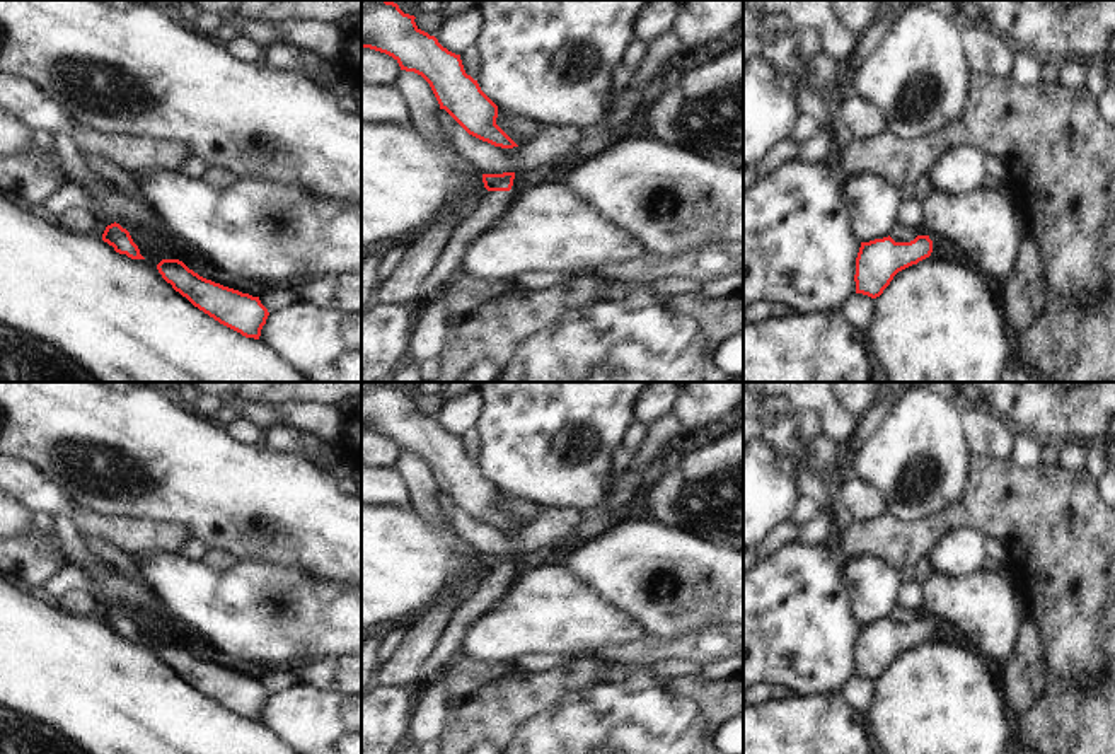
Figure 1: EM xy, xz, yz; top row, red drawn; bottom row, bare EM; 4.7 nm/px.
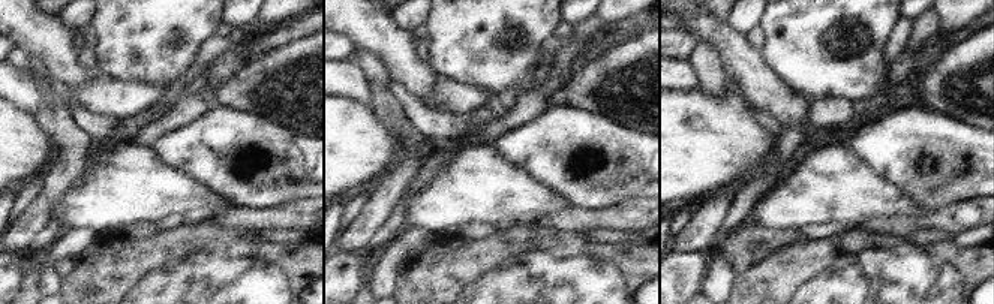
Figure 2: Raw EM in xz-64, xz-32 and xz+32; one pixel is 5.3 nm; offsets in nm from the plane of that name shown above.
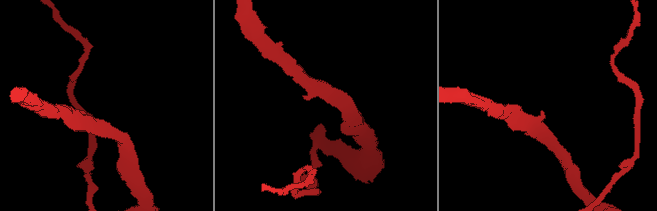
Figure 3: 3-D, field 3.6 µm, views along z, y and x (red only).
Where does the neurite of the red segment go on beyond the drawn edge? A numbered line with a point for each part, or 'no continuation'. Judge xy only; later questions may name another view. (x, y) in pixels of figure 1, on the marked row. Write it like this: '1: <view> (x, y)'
no continuation

